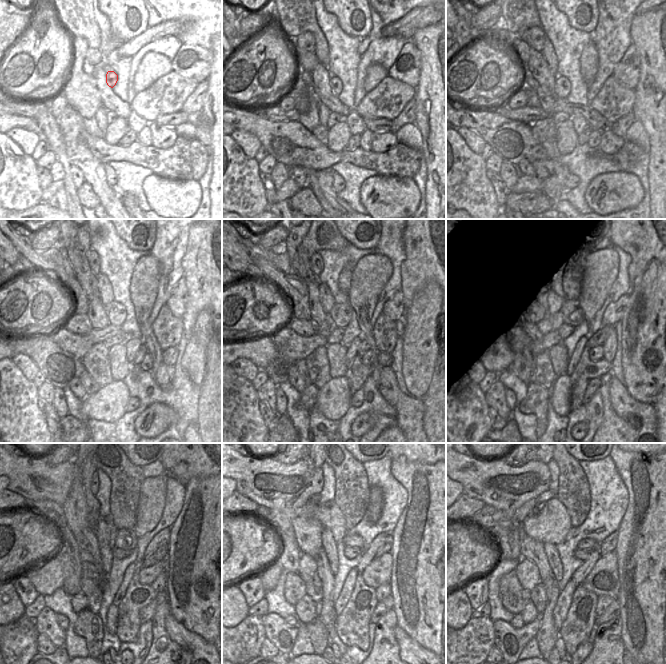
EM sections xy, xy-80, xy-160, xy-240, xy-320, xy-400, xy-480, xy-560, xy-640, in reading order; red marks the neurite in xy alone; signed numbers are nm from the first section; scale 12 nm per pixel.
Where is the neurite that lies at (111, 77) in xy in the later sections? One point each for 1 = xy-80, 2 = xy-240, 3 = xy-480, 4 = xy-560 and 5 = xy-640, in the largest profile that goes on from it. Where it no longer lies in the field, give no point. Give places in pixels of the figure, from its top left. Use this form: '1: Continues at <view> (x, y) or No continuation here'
1: Continues at xy-80 (335, 83)
2: Continues at xy-240 (116, 312)
3: Continues at xy-480 (126, 539)
4: Continues at xy-560 (356, 541)
5: Continues at xy-640 (584, 543).

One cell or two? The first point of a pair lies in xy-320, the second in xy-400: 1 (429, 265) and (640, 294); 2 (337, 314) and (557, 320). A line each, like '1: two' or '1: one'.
1: two
2: two

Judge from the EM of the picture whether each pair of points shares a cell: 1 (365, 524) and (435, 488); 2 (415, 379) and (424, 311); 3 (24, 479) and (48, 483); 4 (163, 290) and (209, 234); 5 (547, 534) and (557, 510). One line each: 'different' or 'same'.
1: different
2: same
3: same
4: different
5: same

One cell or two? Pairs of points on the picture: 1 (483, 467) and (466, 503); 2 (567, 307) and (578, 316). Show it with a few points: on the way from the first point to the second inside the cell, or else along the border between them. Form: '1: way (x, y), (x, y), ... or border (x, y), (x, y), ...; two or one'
1: border (463, 492), (479, 499), (484, 504); two
2: way (570, 310), (575, 315); one

